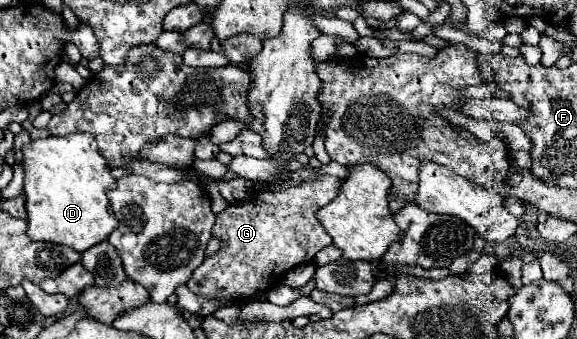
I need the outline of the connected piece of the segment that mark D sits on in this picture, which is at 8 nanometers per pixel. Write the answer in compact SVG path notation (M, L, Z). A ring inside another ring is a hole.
M87 132L31 140L21 148L25 170L27 236L69 246L77 252L103 242L117 226L105 196L115 186L107 162L97 152L97 142Z

